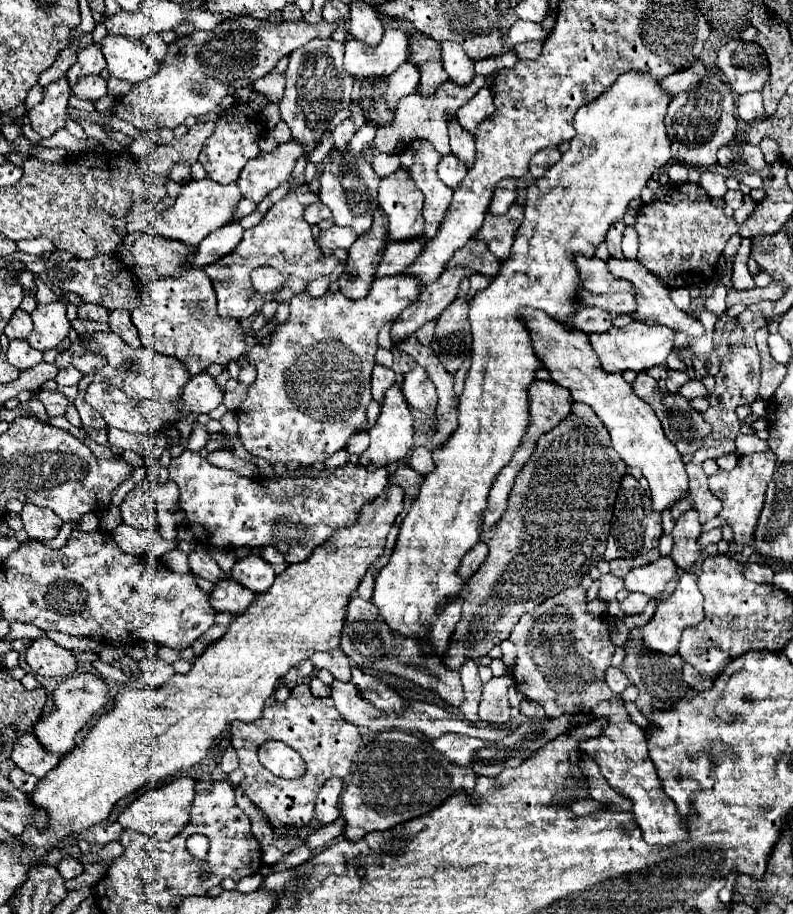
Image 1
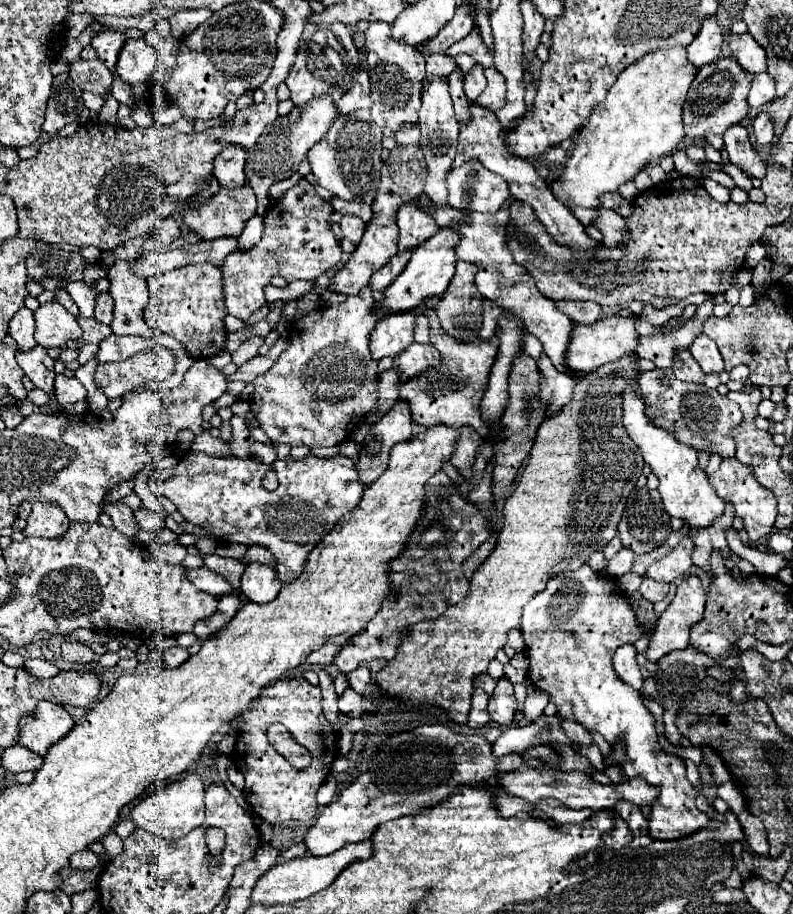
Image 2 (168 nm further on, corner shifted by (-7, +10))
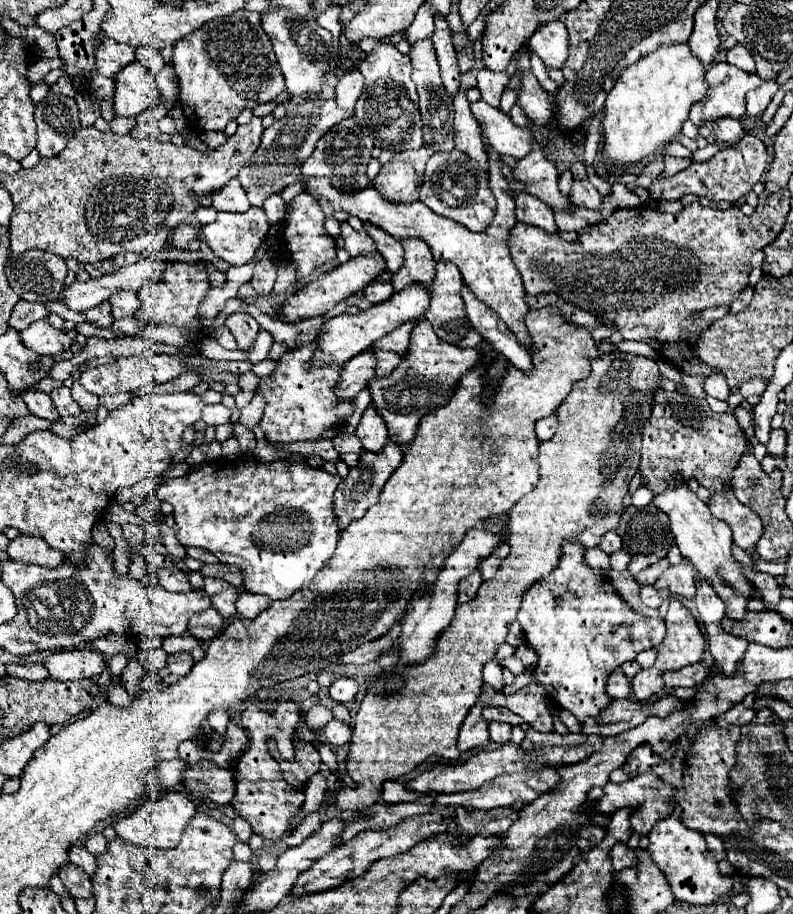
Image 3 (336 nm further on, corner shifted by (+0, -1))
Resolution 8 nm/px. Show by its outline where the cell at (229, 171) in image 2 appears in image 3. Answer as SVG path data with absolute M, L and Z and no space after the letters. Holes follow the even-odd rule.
M237 178L213 194L213 208L219 212L247 212L251 208L247 194L243 192L243 186Z

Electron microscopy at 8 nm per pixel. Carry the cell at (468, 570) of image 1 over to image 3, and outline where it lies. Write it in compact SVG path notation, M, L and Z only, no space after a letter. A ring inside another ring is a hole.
M479 570L473 572L471 576L463 578L461 584L459 584L459 604L465 604L465 602L473 600L475 594L477 594L477 590L479 590L479 586L481 586L481 582L483 580L481 580L481 572Z

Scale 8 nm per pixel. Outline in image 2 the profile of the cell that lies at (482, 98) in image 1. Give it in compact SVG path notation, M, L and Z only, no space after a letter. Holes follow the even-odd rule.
M486 69L484 71L486 79L488 79L488 85L486 89L478 95L476 101L472 101L472 105L478 105L478 107L484 107L484 109L490 109L490 111L498 111L506 105L506 81L504 77L496 71L496 69Z

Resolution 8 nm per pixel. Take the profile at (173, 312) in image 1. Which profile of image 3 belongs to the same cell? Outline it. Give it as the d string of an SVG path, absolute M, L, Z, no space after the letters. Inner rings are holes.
M167 262L165 272L159 278L159 282L145 280L141 290L139 290L139 300L141 308L137 316L149 324L179 324L179 326L197 326L197 308L203 302L207 290L211 284L207 282L207 270L201 268L199 264L189 264L189 262Z

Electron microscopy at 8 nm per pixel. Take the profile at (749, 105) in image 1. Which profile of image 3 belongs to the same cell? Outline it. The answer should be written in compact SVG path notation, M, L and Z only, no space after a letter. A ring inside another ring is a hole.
M767 80L759 88L751 90L747 94L747 116L749 118L759 118L765 112L771 98L775 96L775 92L777 92L777 82L775 80Z

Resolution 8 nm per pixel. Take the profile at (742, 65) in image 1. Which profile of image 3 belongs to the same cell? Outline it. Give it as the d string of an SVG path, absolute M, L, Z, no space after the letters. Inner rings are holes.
M735 44L733 48L727 50L727 62L741 68L741 70L747 70L747 72L755 70L755 62L753 62L751 52L741 44Z

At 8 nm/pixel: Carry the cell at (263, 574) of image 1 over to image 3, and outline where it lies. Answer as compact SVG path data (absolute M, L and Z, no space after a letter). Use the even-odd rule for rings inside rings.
M243 592L235 606L237 606L237 612L247 618L247 620L253 620L257 618L265 608L269 608L271 604L271 598L269 596L263 596L263 594L251 594L251 592Z

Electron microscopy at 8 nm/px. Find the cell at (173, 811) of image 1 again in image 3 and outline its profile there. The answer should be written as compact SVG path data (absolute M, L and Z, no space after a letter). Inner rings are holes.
M171 792L165 794L157 800L145 802L143 806L139 806L133 814L119 818L113 822L113 828L117 832L119 838L125 838L137 846L155 846L155 848L175 848L181 840L181 834L187 826L187 822L191 820L191 816L195 814L195 804L181 792Z

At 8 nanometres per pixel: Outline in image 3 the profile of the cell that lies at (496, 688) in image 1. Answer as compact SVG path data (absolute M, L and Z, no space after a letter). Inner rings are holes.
M489 722L489 732L491 732L491 740L495 744L505 744L511 740L511 724Z

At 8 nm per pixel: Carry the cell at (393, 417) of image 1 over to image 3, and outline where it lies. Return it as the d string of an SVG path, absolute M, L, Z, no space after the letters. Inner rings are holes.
M391 440L387 442L387 446L383 448L383 452L379 452L379 454L373 454L373 452L363 452L363 454L361 454L359 464L349 470L349 476L347 476L345 480L341 480L339 488L335 490L333 512L335 512L335 516L337 516L339 522L341 522L341 524L339 524L339 532L343 532L351 520L361 518L373 504L379 502L379 494L381 494L385 482L387 482L389 476L399 468L401 460L403 460L403 454L401 454L399 446L393 444Z

